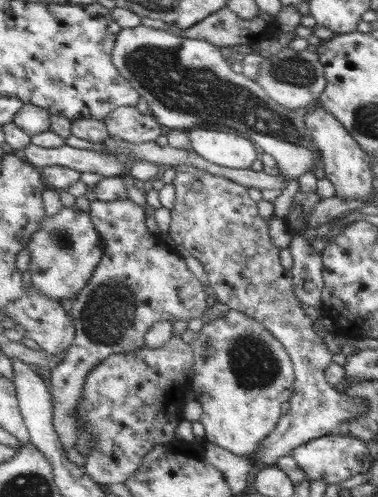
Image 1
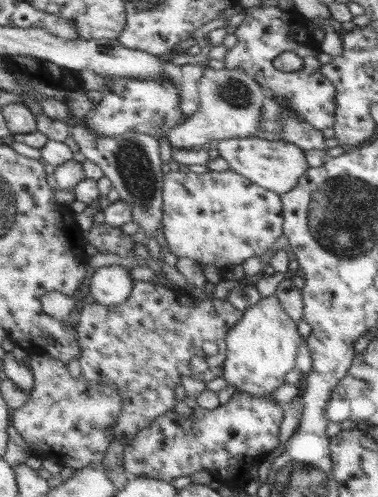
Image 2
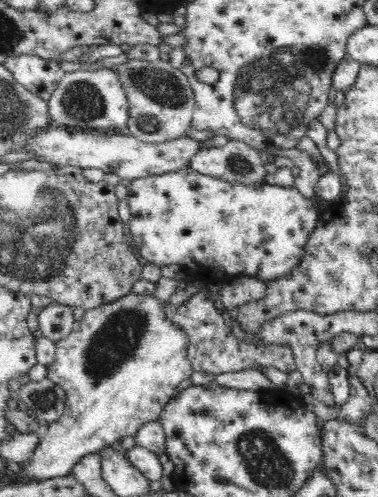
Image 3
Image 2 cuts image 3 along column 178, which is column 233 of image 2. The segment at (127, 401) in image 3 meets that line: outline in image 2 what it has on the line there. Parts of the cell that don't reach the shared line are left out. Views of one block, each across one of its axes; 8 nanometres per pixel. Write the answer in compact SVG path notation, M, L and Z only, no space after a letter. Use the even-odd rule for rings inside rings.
M277 296L263 298L259 304L245 310L245 318L229 334L229 356L225 366L225 382L233 384L237 392L247 392L255 398L273 400L273 392L285 382L285 374L297 368L303 336L289 312L283 308Z

